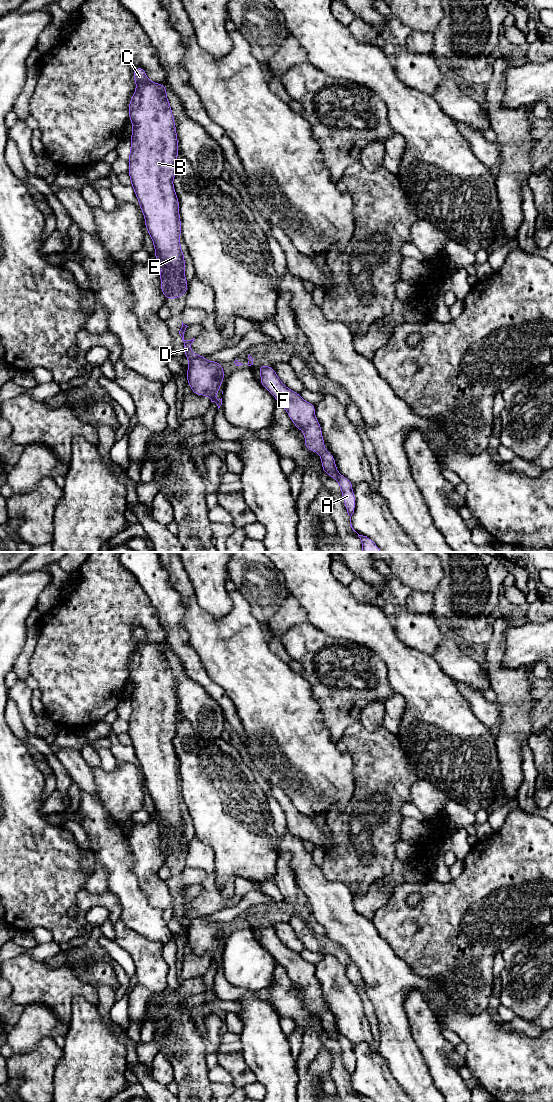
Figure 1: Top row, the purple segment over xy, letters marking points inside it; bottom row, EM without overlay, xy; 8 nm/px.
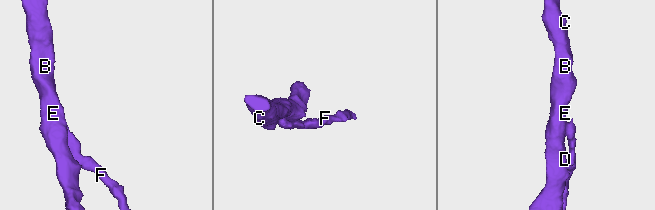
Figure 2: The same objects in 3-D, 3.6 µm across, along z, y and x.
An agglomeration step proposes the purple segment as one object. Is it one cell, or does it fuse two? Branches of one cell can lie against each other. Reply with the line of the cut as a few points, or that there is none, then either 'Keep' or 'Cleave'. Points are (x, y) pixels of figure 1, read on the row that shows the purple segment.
Split along xy (187, 285), (185, 291). Cleave

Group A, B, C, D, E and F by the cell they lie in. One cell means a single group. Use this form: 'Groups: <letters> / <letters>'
Groups: A F / B C D E

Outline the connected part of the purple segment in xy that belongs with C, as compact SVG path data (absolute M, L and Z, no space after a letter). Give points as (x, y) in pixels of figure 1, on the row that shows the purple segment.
M142 67L133 70L136 91L129 102L129 120L133 124L128 157L128 174L139 206L145 217L145 228L153 240L155 261L160 268L161 292L166 299L176 299L186 294L184 254L181 250L181 220L179 200L173 178L176 175L178 140L172 110L167 99L166 86L149 81Z

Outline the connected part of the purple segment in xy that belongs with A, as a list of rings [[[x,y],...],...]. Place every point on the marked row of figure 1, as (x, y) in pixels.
[[[259,365],[257,366],[257,368],[259,369],[261,374],[260,377],[261,385],[264,388],[266,388],[275,397],[278,403],[281,404],[286,409],[288,416],[292,420],[294,425],[297,427],[297,429],[300,429],[304,433],[305,447],[308,448],[311,452],[320,453],[323,473],[329,474],[332,478],[335,478],[338,484],[340,485],[346,511],[350,516],[350,526],[352,530],[356,532],[351,524],[351,516],[355,511],[355,504],[356,504],[356,499],[352,491],[353,483],[337,471],[333,455],[329,451],[324,449],[325,443],[321,432],[321,425],[315,417],[315,404],[306,402],[298,393],[287,388],[278,378],[272,366]]]

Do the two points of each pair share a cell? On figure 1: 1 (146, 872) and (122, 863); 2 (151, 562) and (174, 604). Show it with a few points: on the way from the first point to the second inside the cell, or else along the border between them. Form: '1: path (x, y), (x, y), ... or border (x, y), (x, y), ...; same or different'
1: border (128, 843), (131, 853), (131, 869), (140, 888); different
2: path (151, 572), (158, 588), (164, 594); same

